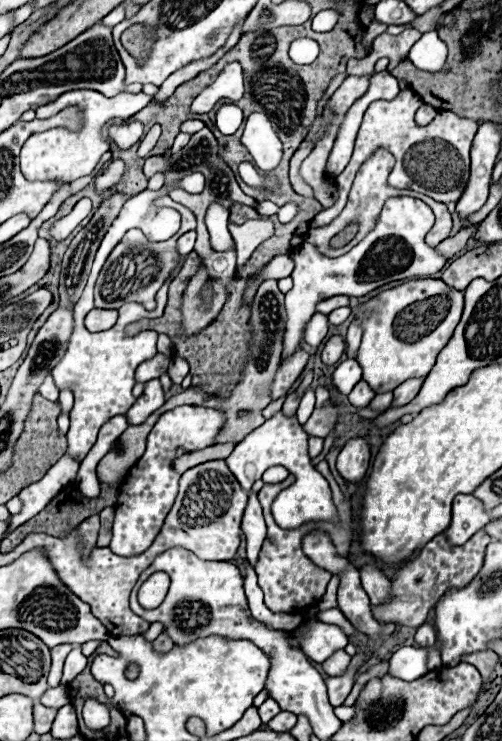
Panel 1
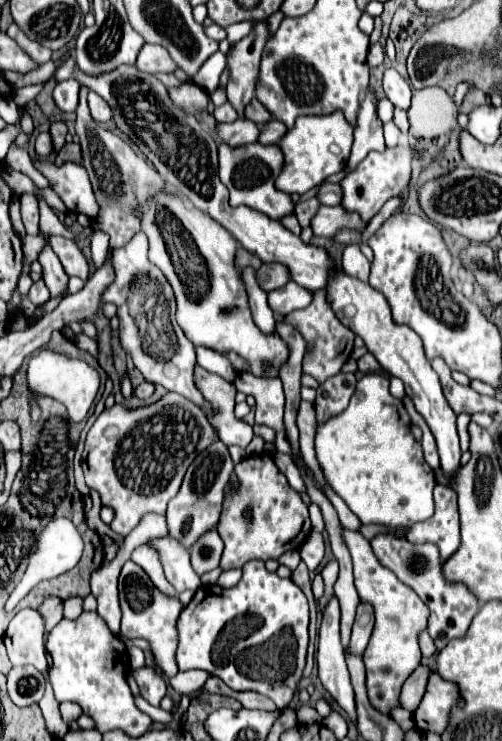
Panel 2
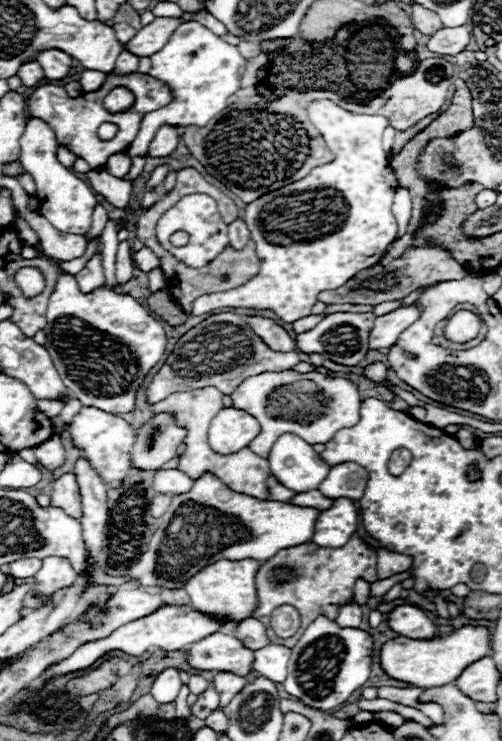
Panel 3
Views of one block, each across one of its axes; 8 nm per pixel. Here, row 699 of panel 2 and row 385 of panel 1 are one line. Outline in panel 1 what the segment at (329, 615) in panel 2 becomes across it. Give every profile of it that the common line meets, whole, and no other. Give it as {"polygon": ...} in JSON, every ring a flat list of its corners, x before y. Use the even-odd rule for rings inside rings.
{"polygon":[[356,360,340,362,332,374,332,382,342,396,348,396,348,392,354,388,354,384,360,382,360,378,362,378,362,368]]}

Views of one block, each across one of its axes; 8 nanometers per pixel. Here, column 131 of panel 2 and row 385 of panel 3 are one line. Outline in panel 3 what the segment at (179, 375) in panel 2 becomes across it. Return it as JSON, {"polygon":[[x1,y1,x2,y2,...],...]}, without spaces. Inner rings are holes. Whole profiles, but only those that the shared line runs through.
{"polygon":[[296,370,264,372,258,376,250,376,230,396,234,408,244,410,258,420,260,434,256,436,256,440,252,440,248,448,262,458,270,456,274,442,282,434,296,434,312,446,326,444,340,428,350,428,352,424,356,424,362,402,358,386,350,380,330,378,320,372,300,374]]}

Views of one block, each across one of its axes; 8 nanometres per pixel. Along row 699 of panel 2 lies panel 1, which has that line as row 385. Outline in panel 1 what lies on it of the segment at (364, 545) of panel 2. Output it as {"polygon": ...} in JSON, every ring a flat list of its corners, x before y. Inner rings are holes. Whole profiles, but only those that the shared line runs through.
{"polygon":[[436,278,410,280,360,304,352,318,360,320,362,326,362,344,356,356,362,366,362,380,366,380,376,394,384,394,412,376,428,376,438,352,448,344,460,322,462,308,464,294]]}

